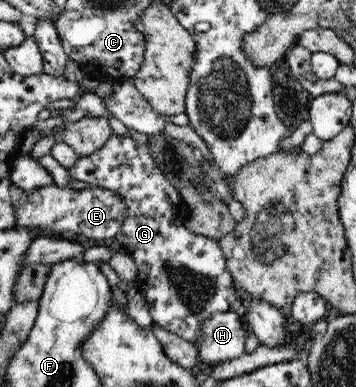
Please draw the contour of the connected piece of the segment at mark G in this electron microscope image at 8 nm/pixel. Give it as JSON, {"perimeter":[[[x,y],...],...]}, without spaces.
{"perimeter":[[[114,134],[101,149],[97,149],[93,155],[79,157],[77,165],[67,170],[75,180],[115,190],[124,197],[129,207],[129,215],[113,240],[121,242],[125,251],[133,256],[137,263],[135,284],[149,304],[149,311],[155,323],[193,342],[194,345],[198,340],[202,321],[208,315],[216,311],[229,312],[240,307],[234,279],[227,269],[218,240],[191,233],[184,226],[185,221],[181,220],[178,214],[179,205],[184,203],[183,198],[177,188],[165,178],[148,145],[139,144],[131,137]]]}

